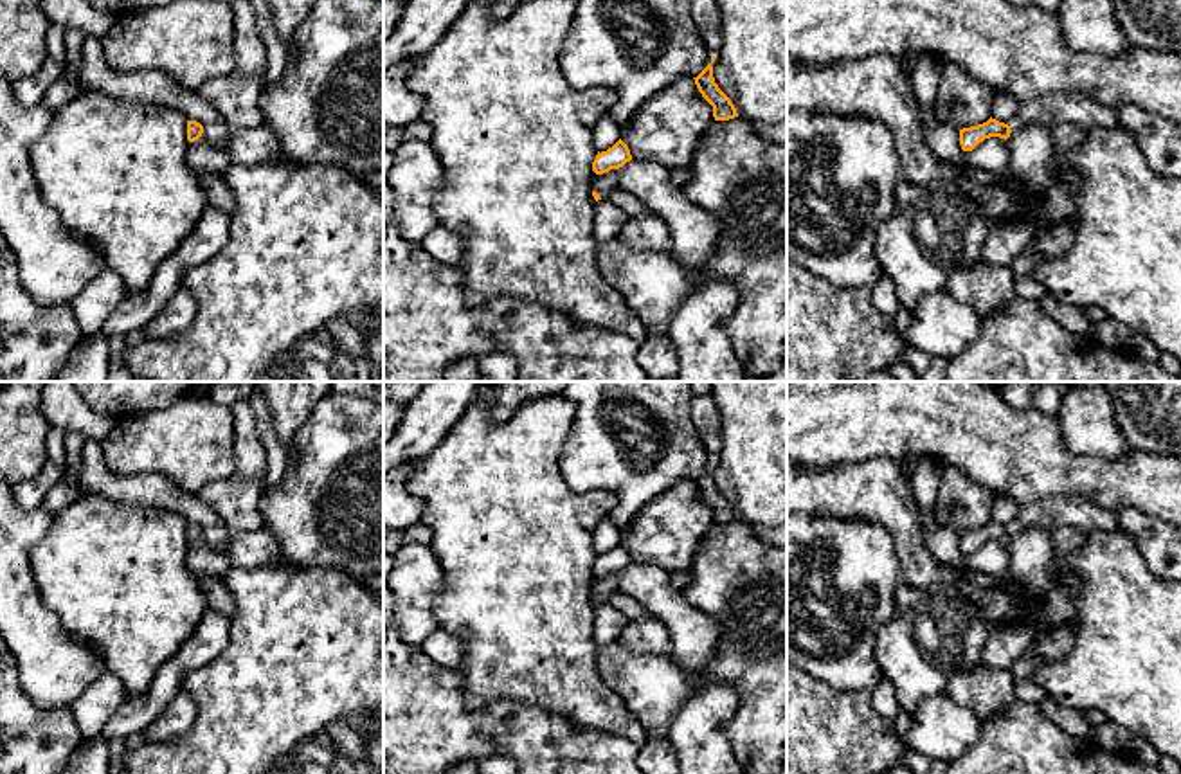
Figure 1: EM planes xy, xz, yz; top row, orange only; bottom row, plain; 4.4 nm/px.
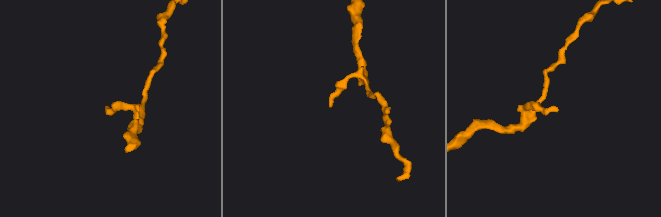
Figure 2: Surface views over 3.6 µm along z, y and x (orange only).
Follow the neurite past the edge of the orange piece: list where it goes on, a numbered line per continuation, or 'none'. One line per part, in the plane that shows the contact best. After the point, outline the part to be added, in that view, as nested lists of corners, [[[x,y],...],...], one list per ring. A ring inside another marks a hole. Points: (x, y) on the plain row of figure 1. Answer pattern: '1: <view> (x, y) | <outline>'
1: yz (1077, 512) | [[[1080,495],[1051,497],[1028,508],[1021,508],[1017,518],[1008,526],[1008,529],[1010,533],[1021,533],[1033,526],[1042,527],[1048,533],[1059,526],[1077,527],[1080,531],[1114,531],[1120,527],[1116,511],[1100,508]]]

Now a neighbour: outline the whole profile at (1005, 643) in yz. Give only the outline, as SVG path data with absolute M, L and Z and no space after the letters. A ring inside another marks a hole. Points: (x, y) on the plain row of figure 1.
M1024 623L988 626L979 662L990 668L1010 668L1033 643L1033 630Z

